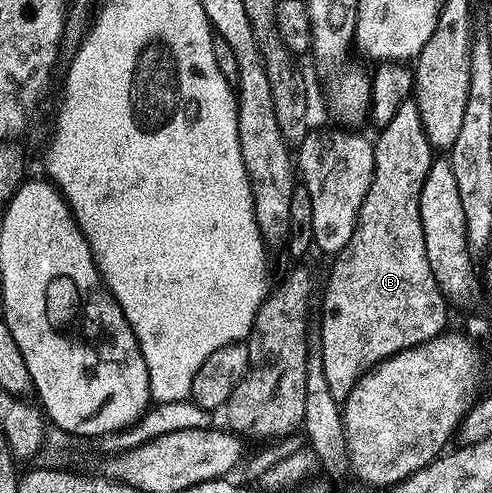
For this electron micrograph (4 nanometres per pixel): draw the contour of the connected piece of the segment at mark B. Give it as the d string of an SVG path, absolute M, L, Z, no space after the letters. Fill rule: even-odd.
M409 102L398 106L398 114L390 118L379 129L380 137L374 140L374 178L370 182L370 190L366 190L366 198L362 202L362 210L358 214L358 222L354 234L350 234L350 242L346 242L344 249L335 253L332 269L328 272L328 289L324 292L324 322L319 323L322 334L322 370L326 370L326 383L330 386L330 394L338 401L347 400L354 390L354 386L381 360L389 360L394 354L402 350L410 350L430 338L441 335L445 331L444 323L448 320L448 308L446 297L441 292L434 274L430 270L430 262L426 262L426 238L422 238L422 214L420 213L420 199L422 198L422 186L426 182L426 174L430 174L430 166L434 159L434 149L426 134L422 130L422 118L418 114L418 106L415 102Z

